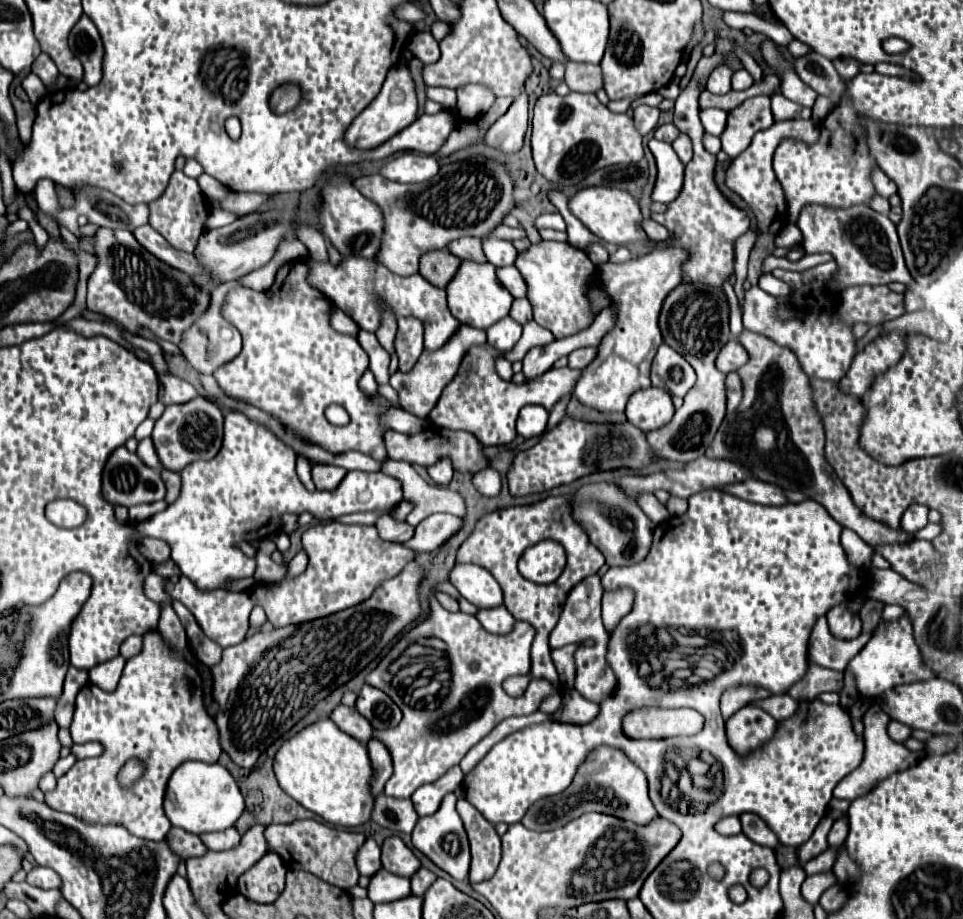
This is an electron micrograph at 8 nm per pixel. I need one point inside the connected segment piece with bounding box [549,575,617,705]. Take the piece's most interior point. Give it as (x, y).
(580, 623)

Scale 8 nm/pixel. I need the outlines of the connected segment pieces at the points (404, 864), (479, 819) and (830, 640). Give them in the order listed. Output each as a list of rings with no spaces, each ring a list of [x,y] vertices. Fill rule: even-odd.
[[[387,837],[381,849],[383,849],[383,855],[381,855],[383,869],[401,877],[411,877],[415,875],[415,871],[419,871],[421,867],[419,859],[399,837]]]
[[[467,799],[457,801],[457,811],[465,823],[465,831],[471,843],[471,881],[489,879],[501,861],[501,839],[495,825],[489,823]]]
[[[819,617],[809,637],[809,651],[817,651],[817,664],[833,671],[845,671],[861,647],[871,639],[871,633],[861,633],[855,639],[837,639],[827,627],[827,619]]]

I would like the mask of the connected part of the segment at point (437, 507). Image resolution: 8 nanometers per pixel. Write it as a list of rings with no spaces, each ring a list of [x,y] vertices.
[[[387,459],[383,463],[383,473],[397,477],[403,483],[403,499],[409,499],[415,503],[415,509],[407,515],[407,523],[409,525],[419,525],[425,517],[433,515],[433,513],[451,513],[457,517],[465,515],[465,501],[461,499],[459,493],[447,489],[447,487],[439,487],[439,485],[429,485],[427,481],[423,481],[415,469],[405,463],[405,461],[391,461]]]

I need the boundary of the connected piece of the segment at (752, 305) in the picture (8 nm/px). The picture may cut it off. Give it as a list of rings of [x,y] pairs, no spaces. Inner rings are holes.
[[[827,261],[823,265],[805,269],[803,273],[773,269],[773,275],[777,279],[783,279],[791,287],[791,293],[787,297],[773,297],[769,293],[761,291],[759,287],[751,287],[745,293],[745,305],[743,305],[743,325],[745,325],[745,329],[749,329],[753,333],[759,333],[759,335],[765,335],[781,347],[789,347],[797,355],[805,375],[811,377],[811,379],[839,381],[847,373],[847,369],[849,369],[849,365],[851,365],[851,361],[857,353],[857,341],[855,341],[855,335],[853,335],[853,327],[849,323],[845,323],[843,319],[839,319],[839,315],[837,315],[837,295],[829,291],[829,283],[837,275],[837,271],[839,271],[839,265],[835,261]],[[781,309],[787,309],[793,315],[787,317],[787,319],[781,319],[781,315],[779,315]]]

